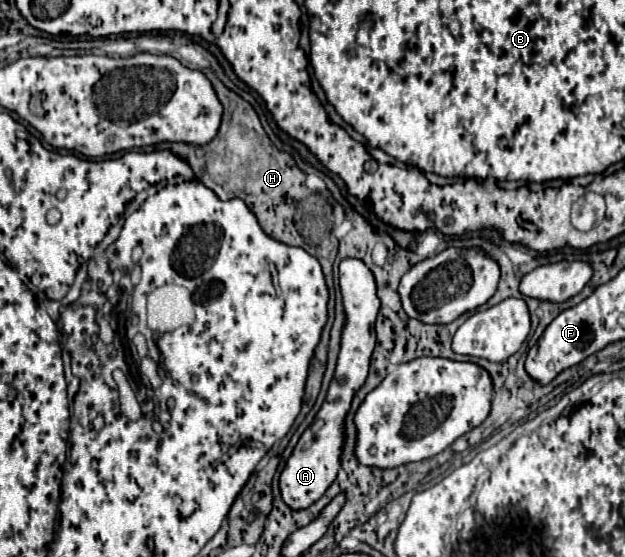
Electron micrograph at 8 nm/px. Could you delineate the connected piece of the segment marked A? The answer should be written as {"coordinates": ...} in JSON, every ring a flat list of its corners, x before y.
{"coordinates":[[345,259,339,263,339,287,341,287,341,297,343,297,345,325,341,331,341,349,337,357,335,375,331,379,325,403,321,405,319,413,301,435,299,443,295,445,279,477,281,499,293,511,307,509,309,505,313,505,317,499,321,499,327,487,335,481,337,471,339,471,341,447,343,447,343,421,351,407,351,399,355,391,367,379,369,359,375,347,375,317,379,311,379,299,377,299,373,273,365,267,363,261]]}

